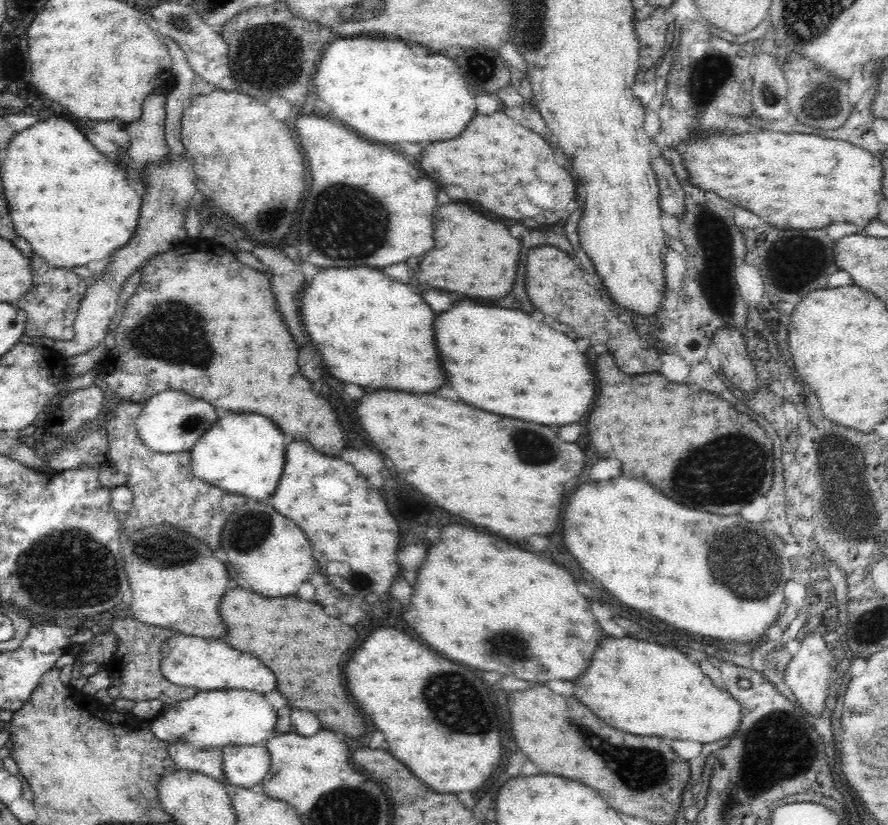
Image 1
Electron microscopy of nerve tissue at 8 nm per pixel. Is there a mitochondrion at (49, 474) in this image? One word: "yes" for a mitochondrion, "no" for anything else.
no

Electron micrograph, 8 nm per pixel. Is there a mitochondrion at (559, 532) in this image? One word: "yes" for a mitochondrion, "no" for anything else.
no

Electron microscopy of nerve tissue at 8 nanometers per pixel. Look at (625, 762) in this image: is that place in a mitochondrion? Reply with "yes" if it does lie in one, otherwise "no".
yes

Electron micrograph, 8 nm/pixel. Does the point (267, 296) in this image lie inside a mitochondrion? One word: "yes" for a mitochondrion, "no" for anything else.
no

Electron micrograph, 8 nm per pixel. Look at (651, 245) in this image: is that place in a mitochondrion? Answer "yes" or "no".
no

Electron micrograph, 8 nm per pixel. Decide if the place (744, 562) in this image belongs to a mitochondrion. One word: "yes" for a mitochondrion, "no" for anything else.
yes

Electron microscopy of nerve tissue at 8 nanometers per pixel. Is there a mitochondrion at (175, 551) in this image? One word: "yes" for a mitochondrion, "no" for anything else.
yes

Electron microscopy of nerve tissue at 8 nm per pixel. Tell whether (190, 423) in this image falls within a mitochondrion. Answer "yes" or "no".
yes

